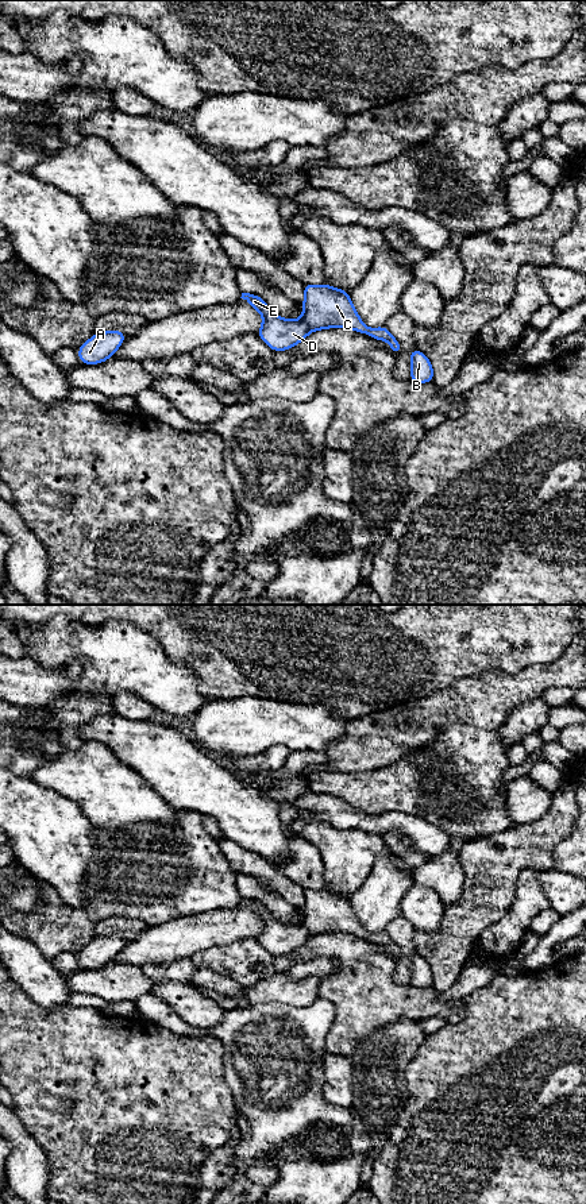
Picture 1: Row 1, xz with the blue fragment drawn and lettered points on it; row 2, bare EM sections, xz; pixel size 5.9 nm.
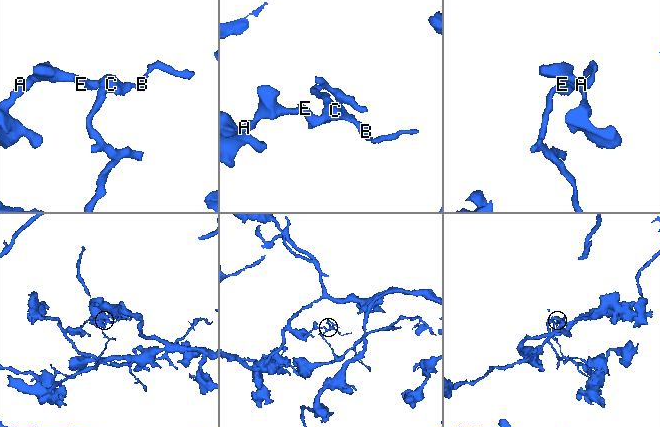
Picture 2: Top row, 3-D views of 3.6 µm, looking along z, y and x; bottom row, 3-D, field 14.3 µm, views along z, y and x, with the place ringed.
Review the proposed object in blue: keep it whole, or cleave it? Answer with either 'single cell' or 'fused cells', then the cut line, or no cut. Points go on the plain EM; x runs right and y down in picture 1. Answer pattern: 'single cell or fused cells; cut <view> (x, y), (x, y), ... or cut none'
fused cells; cut xz (300, 923), (311, 934)

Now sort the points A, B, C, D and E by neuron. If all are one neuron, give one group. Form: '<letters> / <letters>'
A D E / B C

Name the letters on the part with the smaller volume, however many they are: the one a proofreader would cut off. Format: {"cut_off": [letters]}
{"cut_off": ["B", "C"]}

